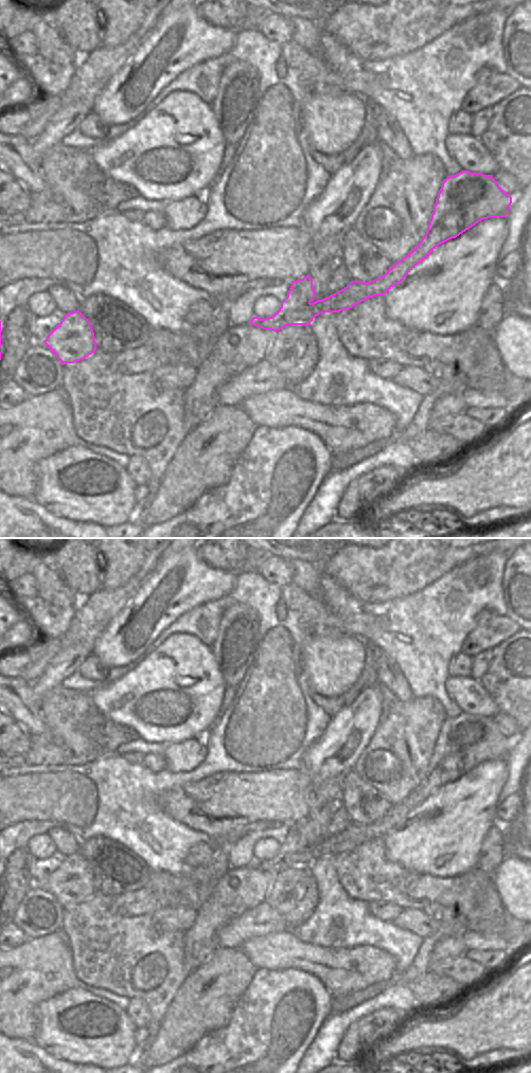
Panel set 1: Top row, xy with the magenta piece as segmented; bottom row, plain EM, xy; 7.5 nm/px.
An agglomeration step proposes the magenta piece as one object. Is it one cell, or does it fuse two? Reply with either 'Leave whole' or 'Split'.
Split

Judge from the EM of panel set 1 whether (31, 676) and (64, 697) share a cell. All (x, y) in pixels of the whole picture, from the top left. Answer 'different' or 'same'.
different

